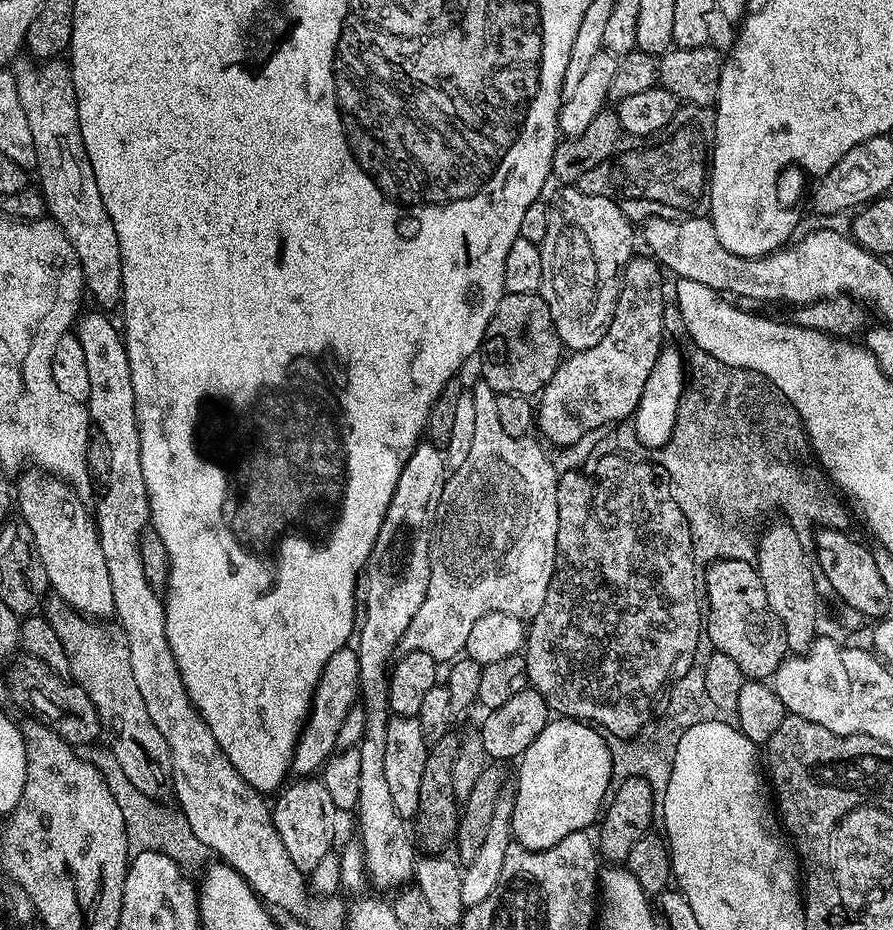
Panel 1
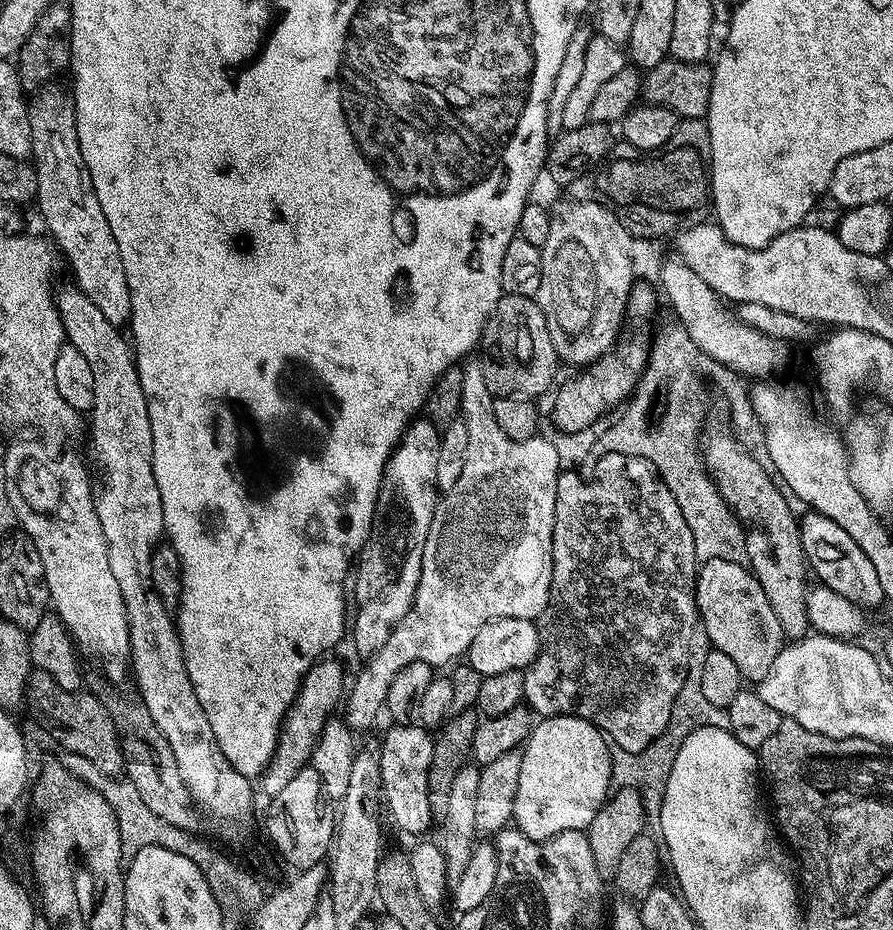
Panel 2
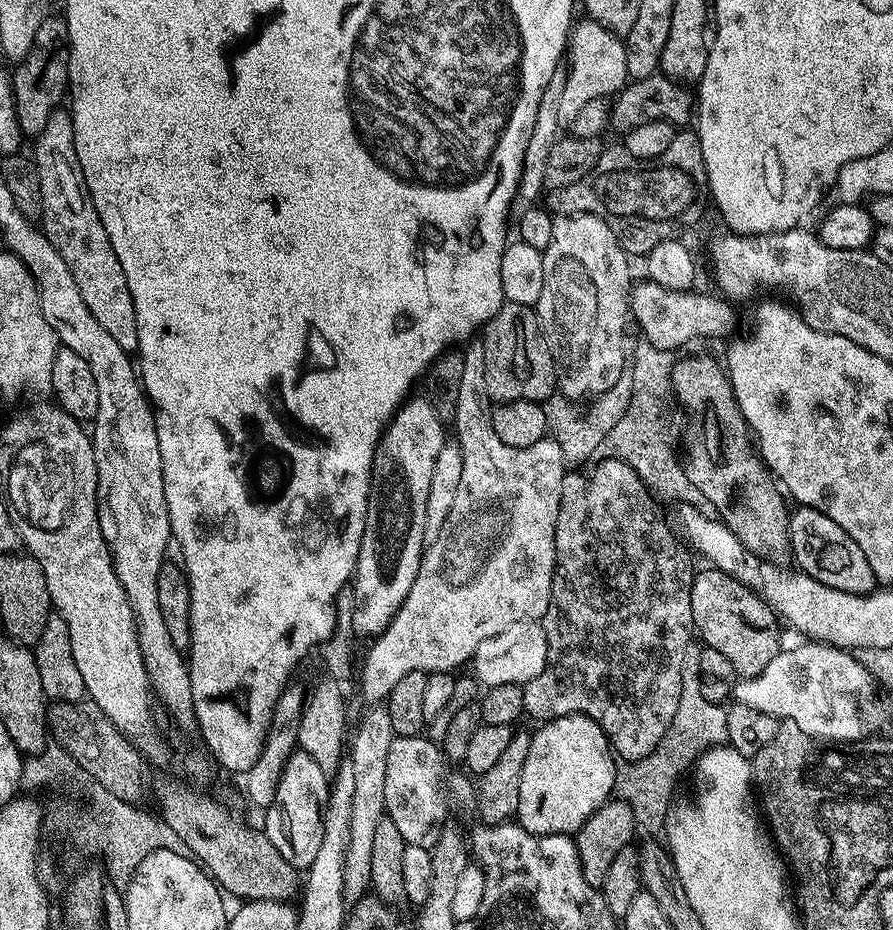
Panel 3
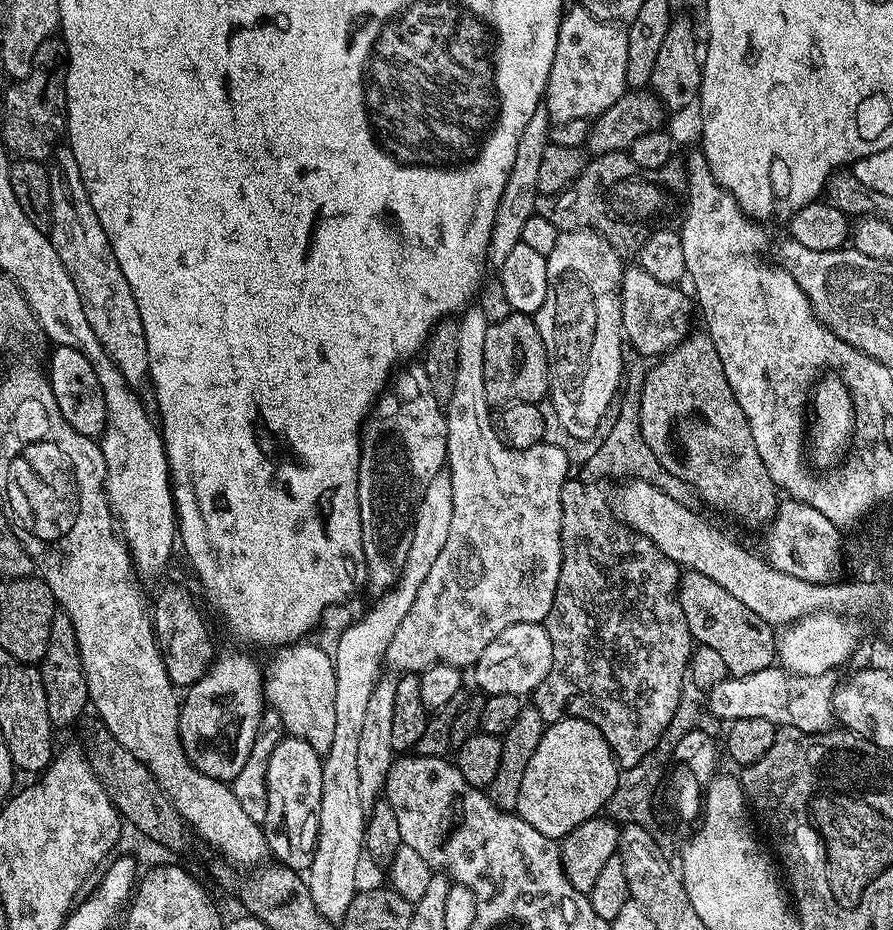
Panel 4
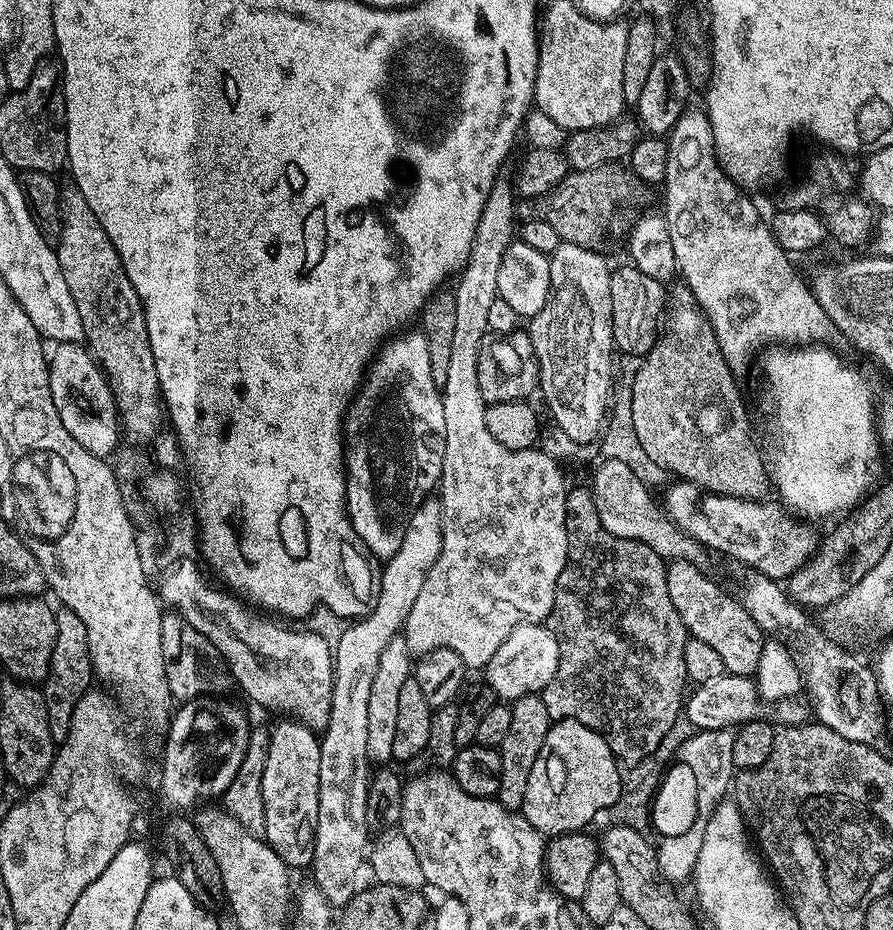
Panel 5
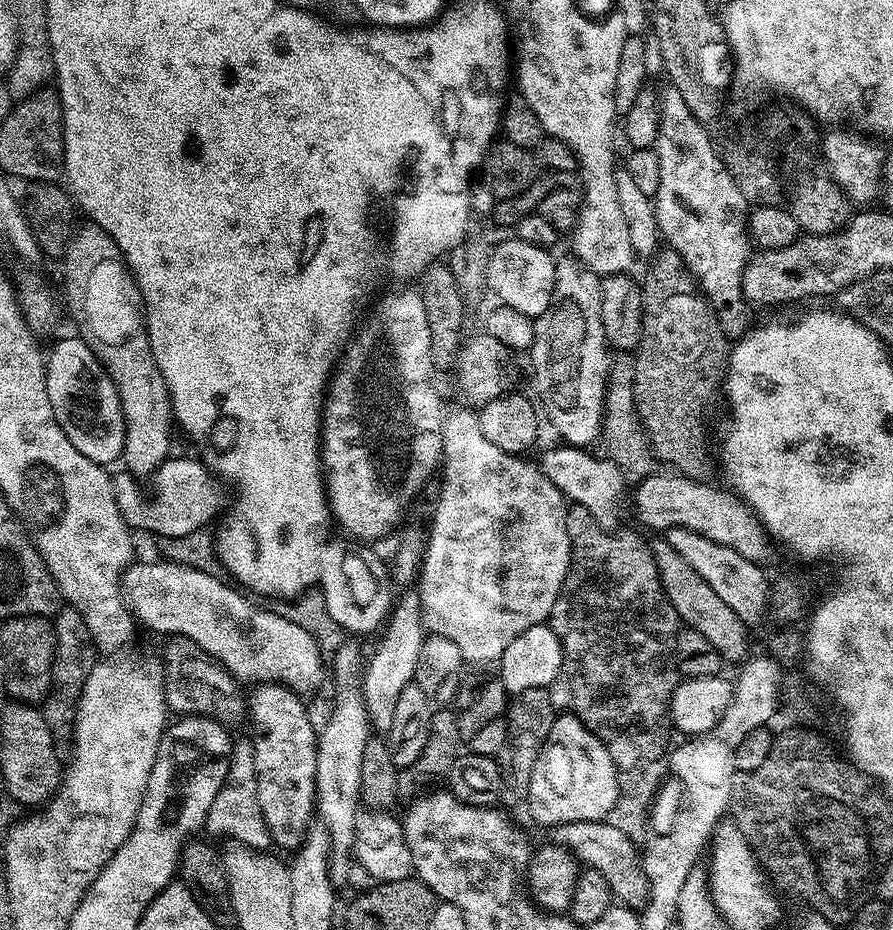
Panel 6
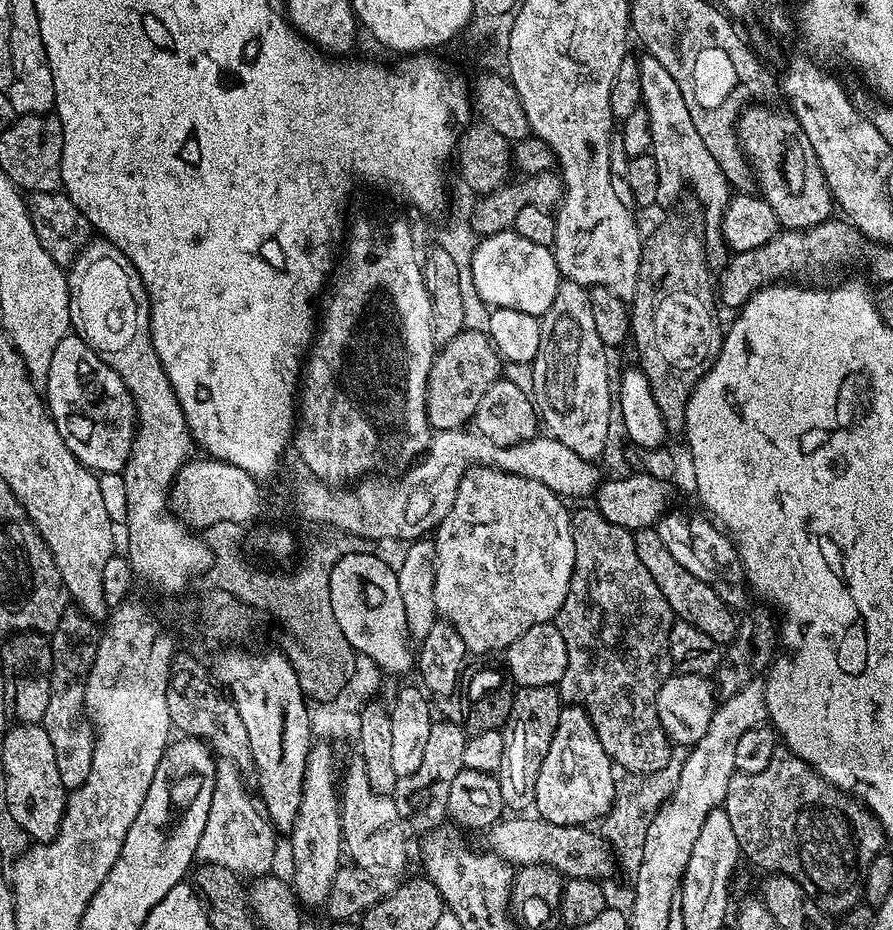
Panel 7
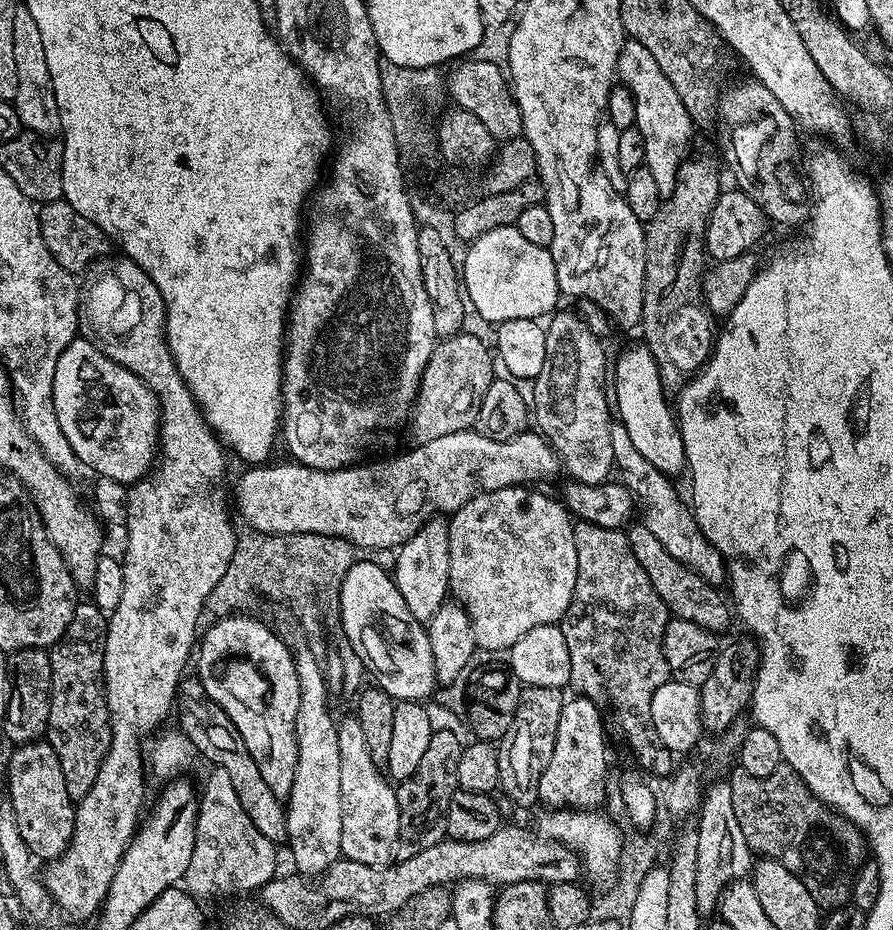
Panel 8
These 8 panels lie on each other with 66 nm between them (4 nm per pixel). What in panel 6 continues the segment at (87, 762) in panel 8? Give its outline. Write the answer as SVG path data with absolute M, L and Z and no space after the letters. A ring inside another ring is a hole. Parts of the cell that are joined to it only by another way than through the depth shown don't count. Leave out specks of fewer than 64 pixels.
M70 606L61 607L54 617L56 629L56 645L54 646L54 662L52 663L52 685L43 702L42 711L46 718L46 726L50 726L50 734L57 741L68 742L72 739L72 728L76 724L76 707L82 694L82 686L95 666L98 649L92 643L92 635L82 622L82 614Z

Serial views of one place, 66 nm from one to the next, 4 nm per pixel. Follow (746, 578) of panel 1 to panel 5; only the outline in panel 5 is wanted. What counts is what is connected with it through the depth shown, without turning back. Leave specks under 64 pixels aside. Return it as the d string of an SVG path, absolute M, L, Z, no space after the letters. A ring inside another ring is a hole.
M673 560L666 567L666 586L670 589L670 602L678 610L678 618L686 626L689 637L706 642L722 658L722 666L729 676L752 676L762 658L766 633L747 613L741 601L719 588L708 576L700 573L697 565L685 560Z

